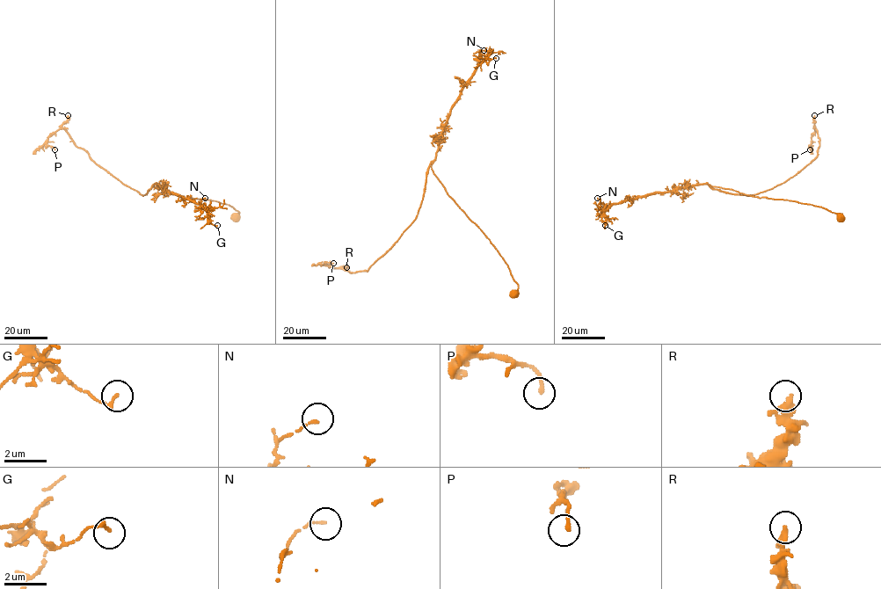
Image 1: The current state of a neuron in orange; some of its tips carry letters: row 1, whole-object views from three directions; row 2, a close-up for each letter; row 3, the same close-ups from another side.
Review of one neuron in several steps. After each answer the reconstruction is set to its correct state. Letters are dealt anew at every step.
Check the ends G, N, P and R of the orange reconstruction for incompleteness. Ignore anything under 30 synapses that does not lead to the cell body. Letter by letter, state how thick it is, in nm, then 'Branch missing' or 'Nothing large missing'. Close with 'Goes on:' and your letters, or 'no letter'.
G: Thickness 160 nm. Nothing large missing
N: Thickness 110 nm. Nothing large missing
P: Thickness 170 nm. Nothing large missing
R: Thickness 180 nm. Nothing large missing
Goes on: no letter

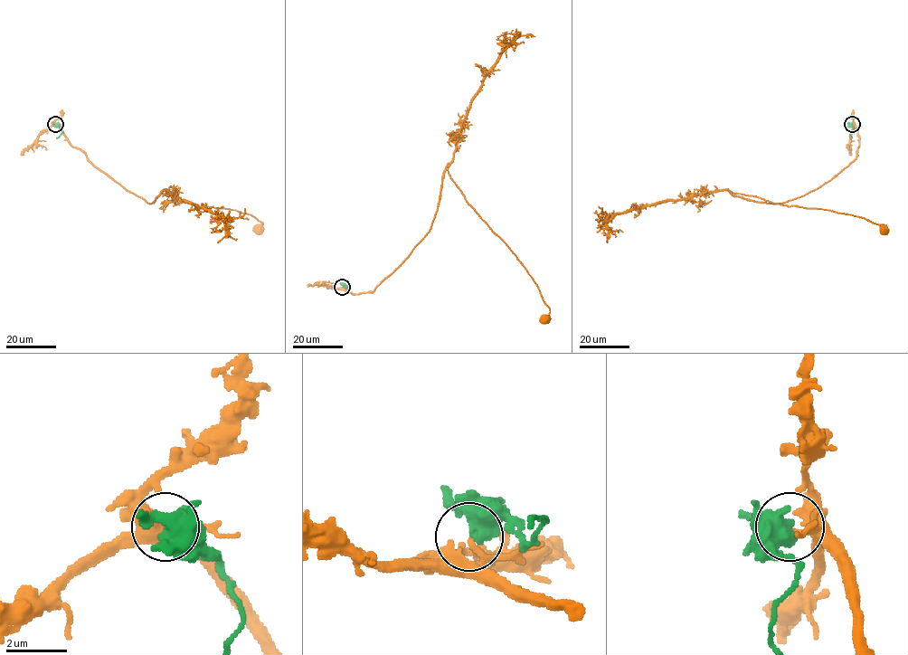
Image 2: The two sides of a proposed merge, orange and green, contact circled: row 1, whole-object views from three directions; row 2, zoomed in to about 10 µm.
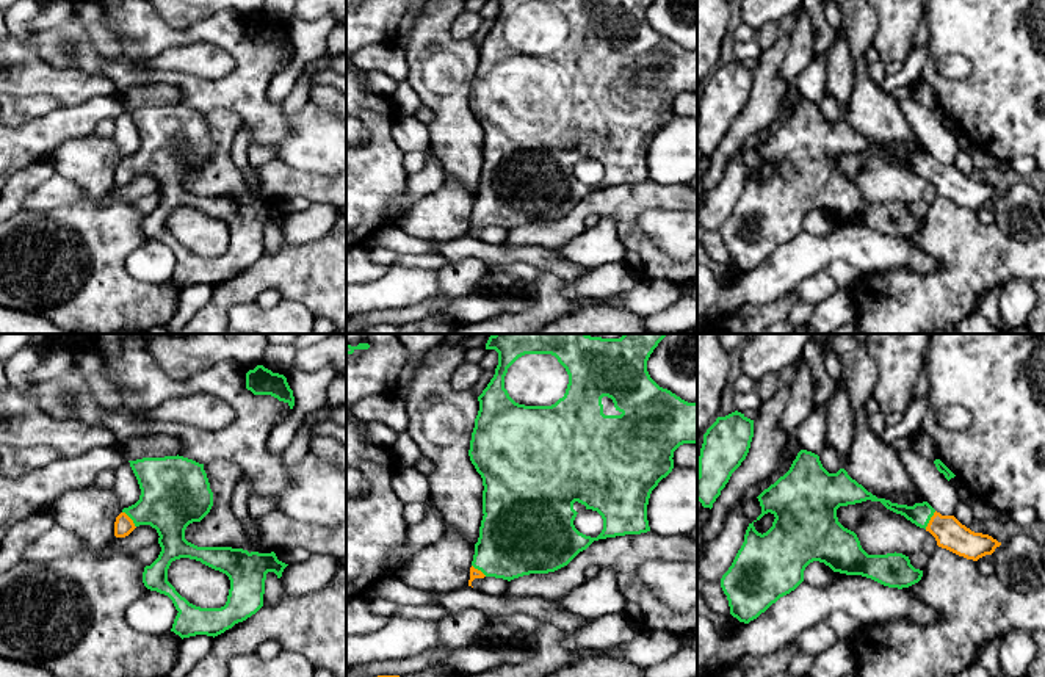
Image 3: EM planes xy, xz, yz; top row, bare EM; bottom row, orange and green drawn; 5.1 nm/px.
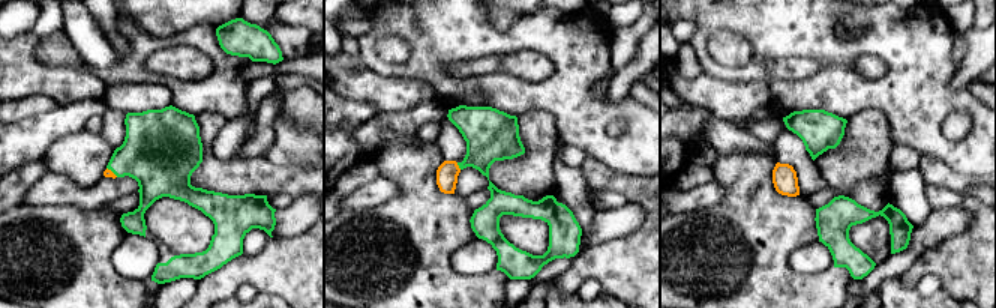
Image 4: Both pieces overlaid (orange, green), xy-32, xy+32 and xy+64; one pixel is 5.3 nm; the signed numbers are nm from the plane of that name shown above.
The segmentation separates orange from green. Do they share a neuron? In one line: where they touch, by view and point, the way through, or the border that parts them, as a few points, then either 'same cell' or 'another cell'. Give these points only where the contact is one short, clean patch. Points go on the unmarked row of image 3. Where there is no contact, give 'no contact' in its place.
meets orange in yz at (929, 170); runs through yz (950, 182), (929, 170), (920, 163); same cell

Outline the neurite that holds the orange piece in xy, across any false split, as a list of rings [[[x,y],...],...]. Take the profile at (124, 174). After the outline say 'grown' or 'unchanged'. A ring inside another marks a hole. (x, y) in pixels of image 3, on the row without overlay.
[[[179,103],[128,111],[141,144],[116,166],[114,185],[125,186],[139,174],[157,179],[161,201],[144,216],[143,232],[172,249],[179,262],[171,281],[182,288],[196,284],[215,287],[255,263],[263,255],[266,223],[274,221],[280,227],[288,213],[279,210],[274,201],[197,196],[185,188],[186,176],[201,171],[213,155],[204,113]],[[180,207],[201,210],[229,226],[230,238],[224,255],[201,257],[175,240],[168,230],[168,218]]] | grown

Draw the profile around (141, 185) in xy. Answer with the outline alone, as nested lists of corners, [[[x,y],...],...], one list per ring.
[[[139,174],[136,176],[128,185],[125,186],[113,186],[113,191],[108,196],[108,201],[127,201],[135,202],[141,197],[149,196],[150,193],[158,191],[158,182],[150,174]]]

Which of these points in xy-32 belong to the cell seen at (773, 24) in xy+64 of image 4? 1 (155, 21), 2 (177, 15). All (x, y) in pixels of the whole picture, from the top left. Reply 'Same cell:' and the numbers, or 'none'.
Same cell: none

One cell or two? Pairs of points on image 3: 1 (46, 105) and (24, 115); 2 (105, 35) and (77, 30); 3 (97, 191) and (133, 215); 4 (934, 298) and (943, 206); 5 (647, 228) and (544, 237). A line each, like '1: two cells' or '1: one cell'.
1: one cell
2: two cells
3: one cell
4: one cell
5: two cells

